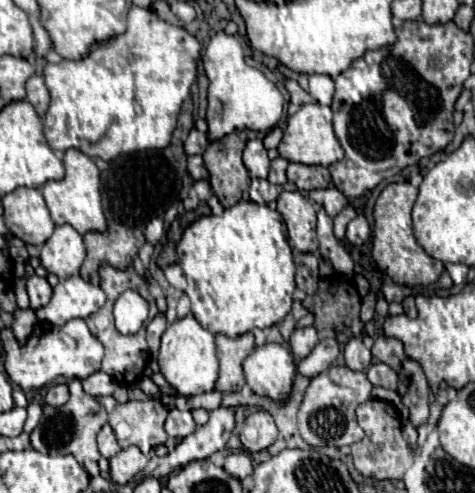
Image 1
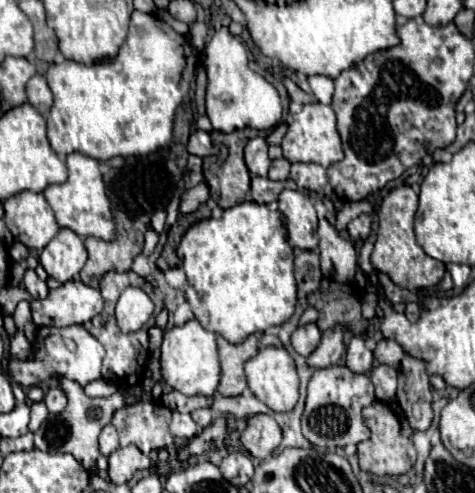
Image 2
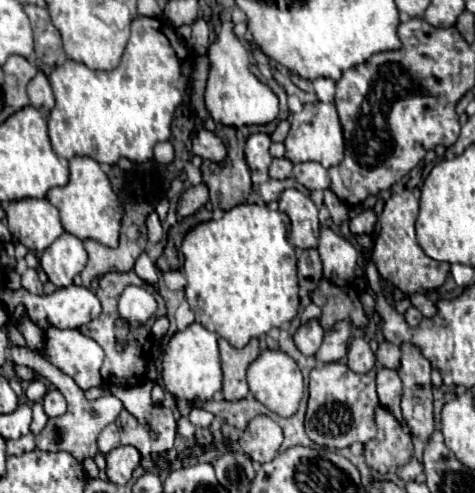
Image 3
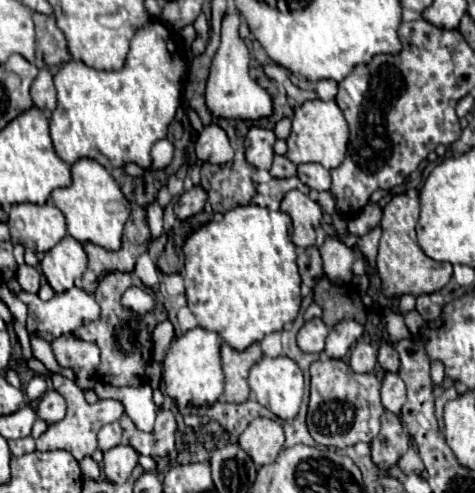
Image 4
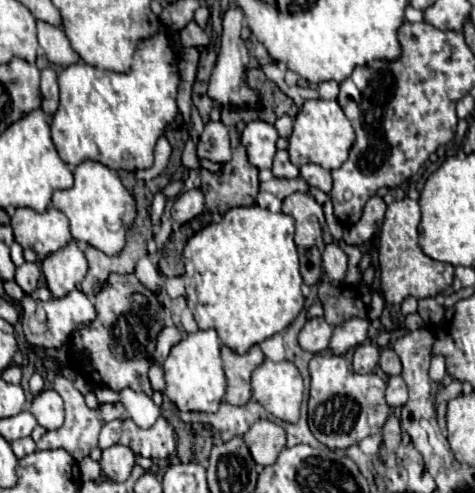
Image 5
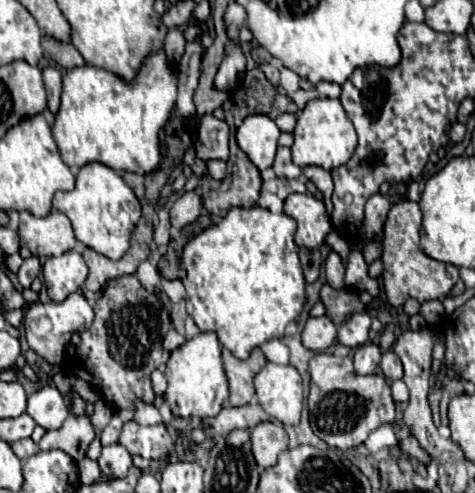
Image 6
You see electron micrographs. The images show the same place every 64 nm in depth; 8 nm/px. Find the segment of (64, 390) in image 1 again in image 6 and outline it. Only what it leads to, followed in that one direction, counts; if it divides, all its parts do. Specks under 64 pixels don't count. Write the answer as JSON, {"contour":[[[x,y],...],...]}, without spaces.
{"contour":[[[44,386],[28,398],[26,412],[46,430],[58,430],[68,416],[62,394],[54,386]]]}

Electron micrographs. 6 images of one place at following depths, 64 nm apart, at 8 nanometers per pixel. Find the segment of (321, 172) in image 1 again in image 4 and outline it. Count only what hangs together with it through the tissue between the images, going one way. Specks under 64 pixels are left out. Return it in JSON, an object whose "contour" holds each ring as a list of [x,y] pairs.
{"contour":[[[300,164],[298,166],[298,178],[312,190],[330,190],[330,172],[322,168],[320,164]]]}

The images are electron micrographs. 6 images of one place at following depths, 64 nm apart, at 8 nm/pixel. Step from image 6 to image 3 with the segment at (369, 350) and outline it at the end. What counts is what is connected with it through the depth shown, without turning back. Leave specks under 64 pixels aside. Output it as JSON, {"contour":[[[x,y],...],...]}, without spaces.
{"contour":[[[360,336],[354,338],[348,348],[348,368],[358,374],[366,374],[374,368],[374,364],[376,364],[376,358],[374,358],[374,352],[370,350],[368,342]]]}

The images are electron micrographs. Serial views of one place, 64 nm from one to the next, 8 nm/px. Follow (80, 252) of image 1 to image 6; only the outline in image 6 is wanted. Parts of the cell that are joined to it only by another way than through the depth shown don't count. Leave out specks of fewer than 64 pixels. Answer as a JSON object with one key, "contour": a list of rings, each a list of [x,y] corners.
{"contour":[[[68,250],[62,256],[48,258],[42,266],[44,284],[50,300],[62,302],[72,292],[78,292],[88,276],[88,266],[76,250]]]}

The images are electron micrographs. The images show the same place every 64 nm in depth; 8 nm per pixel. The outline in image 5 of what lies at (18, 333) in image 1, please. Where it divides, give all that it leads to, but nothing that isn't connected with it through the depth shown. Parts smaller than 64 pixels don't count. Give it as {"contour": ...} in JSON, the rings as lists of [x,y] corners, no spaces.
{"contour":[[[56,376],[56,380],[52,382],[54,390],[62,396],[64,404],[66,404],[66,420],[64,424],[58,428],[58,430],[48,430],[36,444],[38,450],[52,450],[52,448],[64,448],[68,454],[72,454],[78,462],[82,458],[86,458],[90,454],[92,448],[98,446],[98,434],[100,434],[100,428],[110,422],[110,420],[116,420],[116,418],[122,418],[122,404],[100,404],[98,408],[88,408],[86,402],[84,402],[84,396],[74,388],[74,384],[70,380],[66,380],[64,376]]]}

